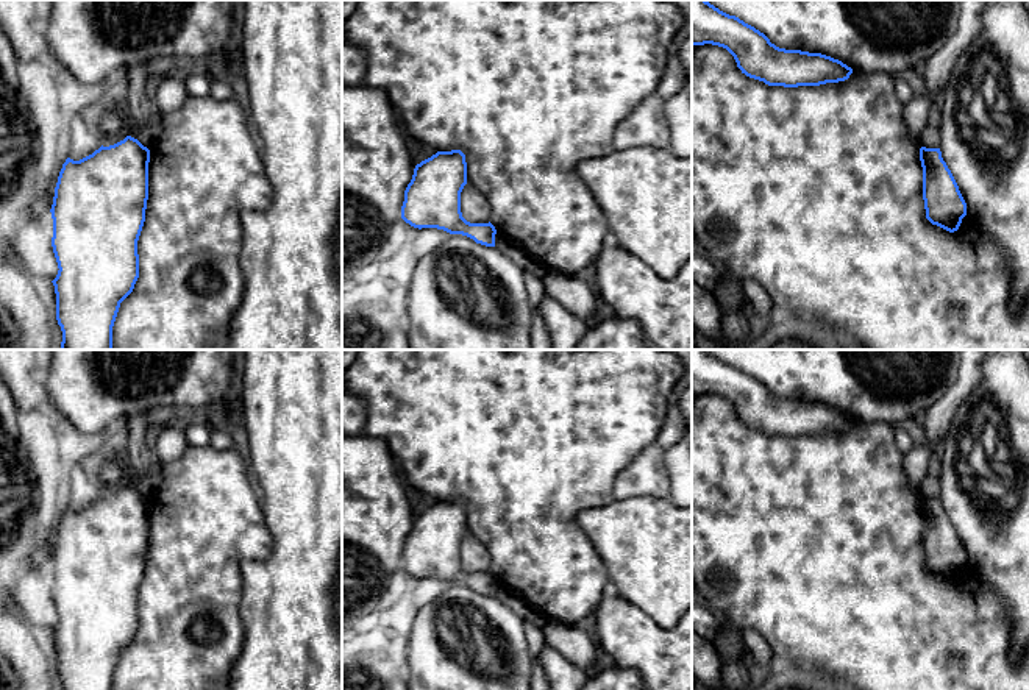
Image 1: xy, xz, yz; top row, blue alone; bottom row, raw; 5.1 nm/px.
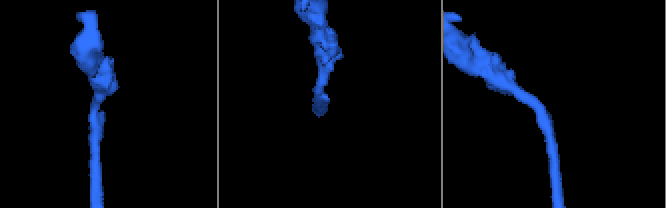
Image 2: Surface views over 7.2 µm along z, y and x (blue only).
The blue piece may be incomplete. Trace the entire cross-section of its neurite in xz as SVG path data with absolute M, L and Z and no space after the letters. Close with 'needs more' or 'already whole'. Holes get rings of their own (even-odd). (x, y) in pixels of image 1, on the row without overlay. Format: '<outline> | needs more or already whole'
M461 500L437 501L415 515L404 540L401 568L414 578L437 578L462 584L476 593L495 596L495 576L470 573L461 562L461 542L467 534L467 512Z | already whole

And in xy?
M126 485L80 510L67 507L62 514L50 559L52 596L59 618L52 632L62 690L112 690L120 653L139 628L137 590L148 550L148 512L150 500Z | already whole

